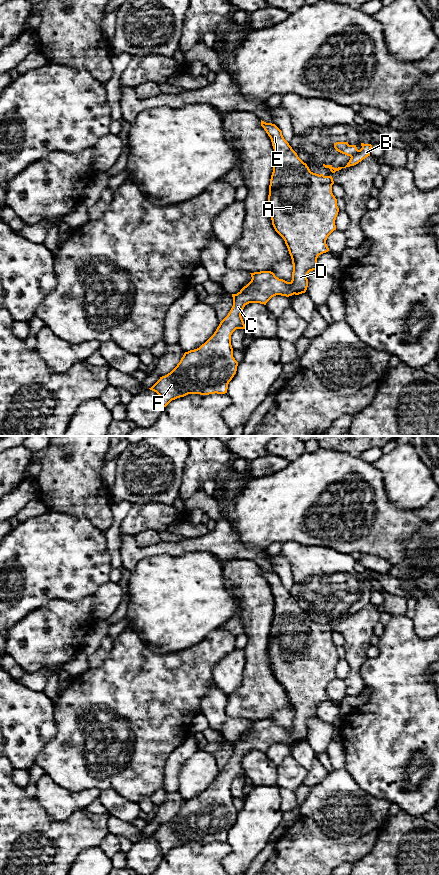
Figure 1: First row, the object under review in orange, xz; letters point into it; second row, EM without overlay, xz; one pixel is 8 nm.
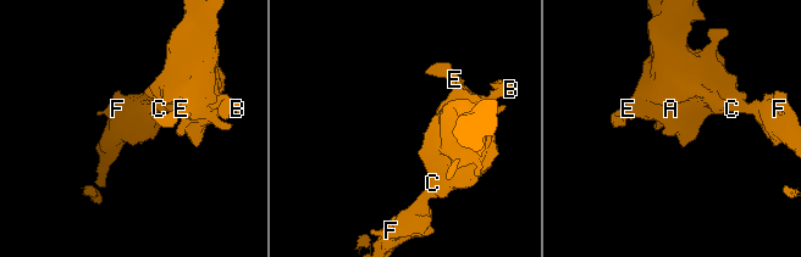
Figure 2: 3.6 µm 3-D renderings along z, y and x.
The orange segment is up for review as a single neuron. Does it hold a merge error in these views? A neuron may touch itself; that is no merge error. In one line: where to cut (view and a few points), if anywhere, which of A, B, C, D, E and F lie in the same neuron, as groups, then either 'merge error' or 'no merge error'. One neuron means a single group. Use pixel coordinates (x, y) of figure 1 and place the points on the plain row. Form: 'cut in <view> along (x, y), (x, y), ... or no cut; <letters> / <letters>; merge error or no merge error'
cut in xz along (320, 622), (323, 624); A C D E F / B; merge error

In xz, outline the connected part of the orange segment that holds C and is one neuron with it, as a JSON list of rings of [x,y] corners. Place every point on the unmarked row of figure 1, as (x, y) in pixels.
[[[261,568],[261,574],[270,585],[275,602],[268,643],[272,673],[284,687],[291,704],[292,728],[287,730],[279,727],[271,719],[250,721],[251,729],[237,742],[232,742],[233,754],[214,782],[199,796],[185,800],[177,814],[149,836],[159,843],[163,855],[172,848],[188,842],[227,841],[228,832],[236,822],[238,814],[233,805],[231,783],[236,777],[245,777],[241,764],[244,755],[249,751],[266,753],[276,743],[289,745],[305,741],[308,735],[308,721],[317,718],[318,704],[329,699],[326,688],[336,678],[335,668],[339,660],[337,647],[332,641],[332,624],[321,624],[311,620],[275,572]]]

